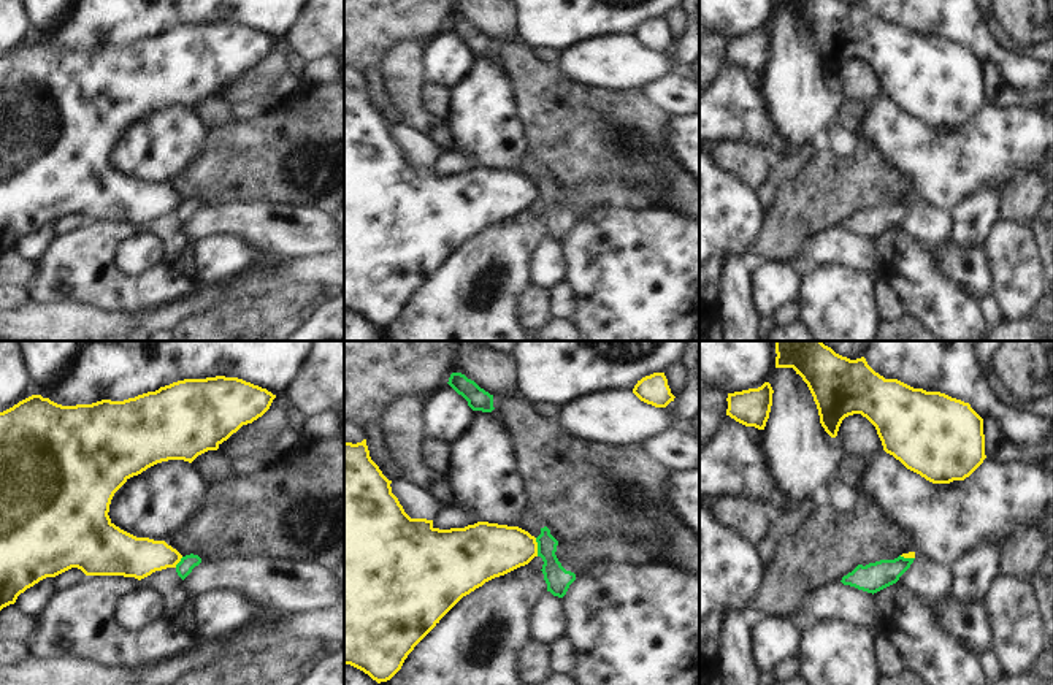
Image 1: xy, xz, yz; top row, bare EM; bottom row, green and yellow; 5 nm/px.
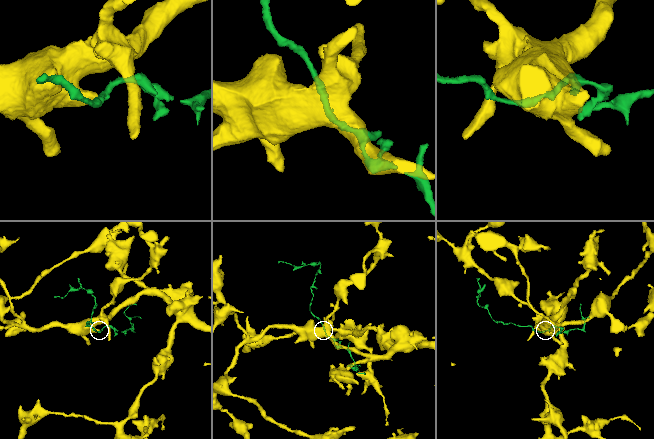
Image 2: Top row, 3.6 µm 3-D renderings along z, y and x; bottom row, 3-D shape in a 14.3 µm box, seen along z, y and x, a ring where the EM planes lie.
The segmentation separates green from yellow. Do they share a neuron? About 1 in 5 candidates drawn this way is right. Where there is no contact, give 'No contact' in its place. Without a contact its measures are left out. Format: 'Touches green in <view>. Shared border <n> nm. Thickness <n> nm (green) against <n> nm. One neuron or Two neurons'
Touches green in xz. Shared border 100 nm. Thickness 120 nm (green) against 280 nm. Two neurons

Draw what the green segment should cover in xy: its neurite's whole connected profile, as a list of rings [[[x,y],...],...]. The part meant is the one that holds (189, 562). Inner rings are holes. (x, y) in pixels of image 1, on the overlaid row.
[[[186,555],[181,558],[181,561],[176,564],[178,576],[184,580],[195,566],[201,563],[201,558],[198,555]]]

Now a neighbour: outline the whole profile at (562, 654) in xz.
[[[566,636],[553,641],[549,645],[550,666],[555,674],[572,675],[576,653]]]

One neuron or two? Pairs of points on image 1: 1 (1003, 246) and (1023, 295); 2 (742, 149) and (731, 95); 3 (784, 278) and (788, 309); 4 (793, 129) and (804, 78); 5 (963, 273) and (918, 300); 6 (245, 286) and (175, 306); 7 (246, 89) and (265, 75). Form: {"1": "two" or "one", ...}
{"1": "one", "2": "two", "3": "two", "4": "one", "5": "two", "6": "one", "7": "one"}

